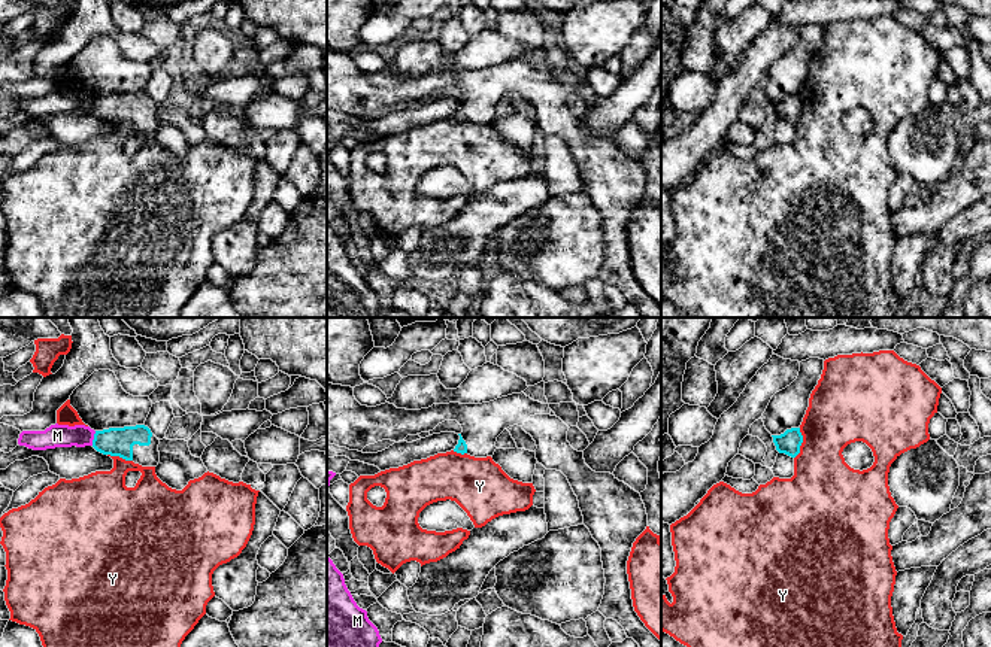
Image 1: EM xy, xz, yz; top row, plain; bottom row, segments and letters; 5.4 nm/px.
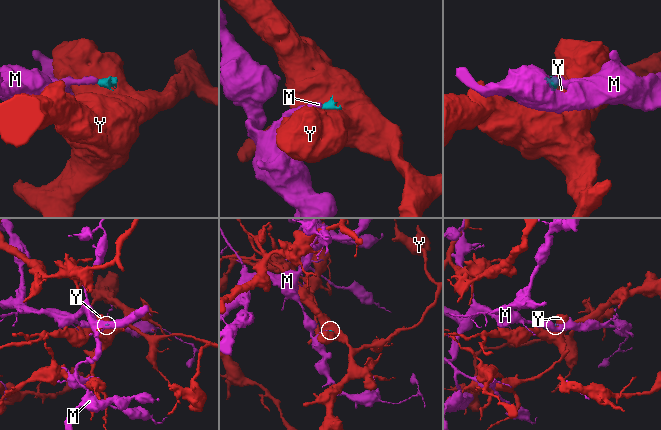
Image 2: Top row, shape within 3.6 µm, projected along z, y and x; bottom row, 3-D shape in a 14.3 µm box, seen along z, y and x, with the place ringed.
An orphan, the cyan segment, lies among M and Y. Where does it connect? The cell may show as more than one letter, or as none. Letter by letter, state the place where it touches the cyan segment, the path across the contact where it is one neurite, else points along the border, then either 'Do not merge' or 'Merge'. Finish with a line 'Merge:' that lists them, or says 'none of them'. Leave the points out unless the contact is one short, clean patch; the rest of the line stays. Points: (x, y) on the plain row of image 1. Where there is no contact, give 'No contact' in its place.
M: Touches cyan at xy (94, 105). Boundary: xy (96, 97), (91, 111). Do not merge
Y: Touches cyan at yz (802, 108). Boundary: yz (800, 94), (802, 111), (800, 118), (794, 124). Do not merge
Merge: none of them

